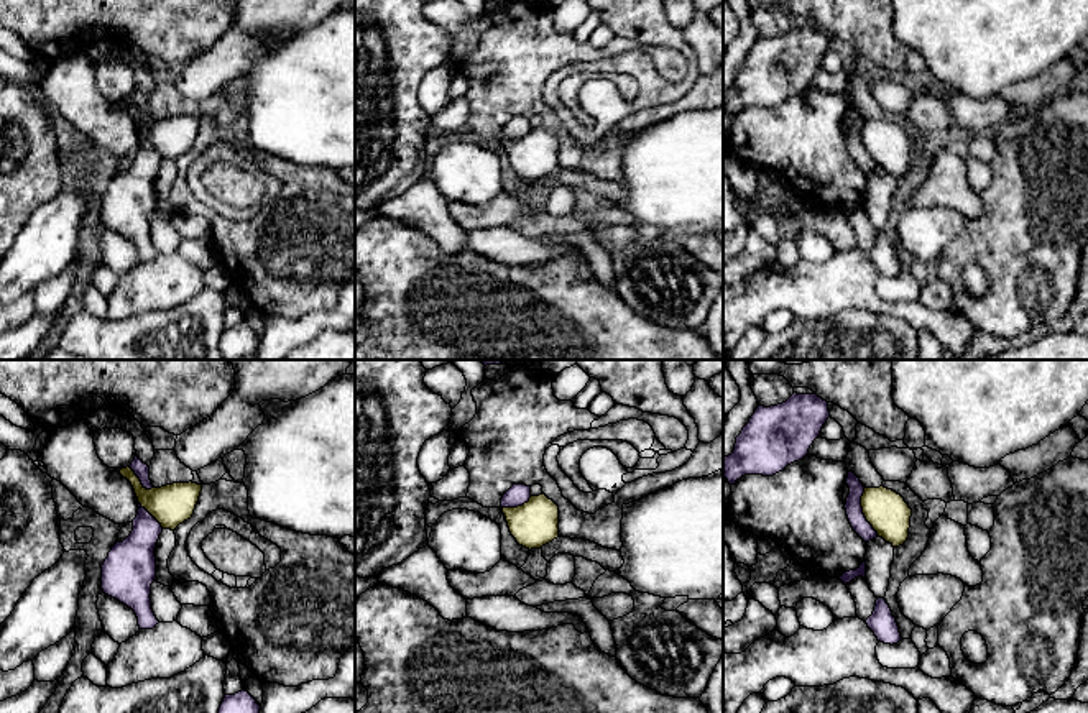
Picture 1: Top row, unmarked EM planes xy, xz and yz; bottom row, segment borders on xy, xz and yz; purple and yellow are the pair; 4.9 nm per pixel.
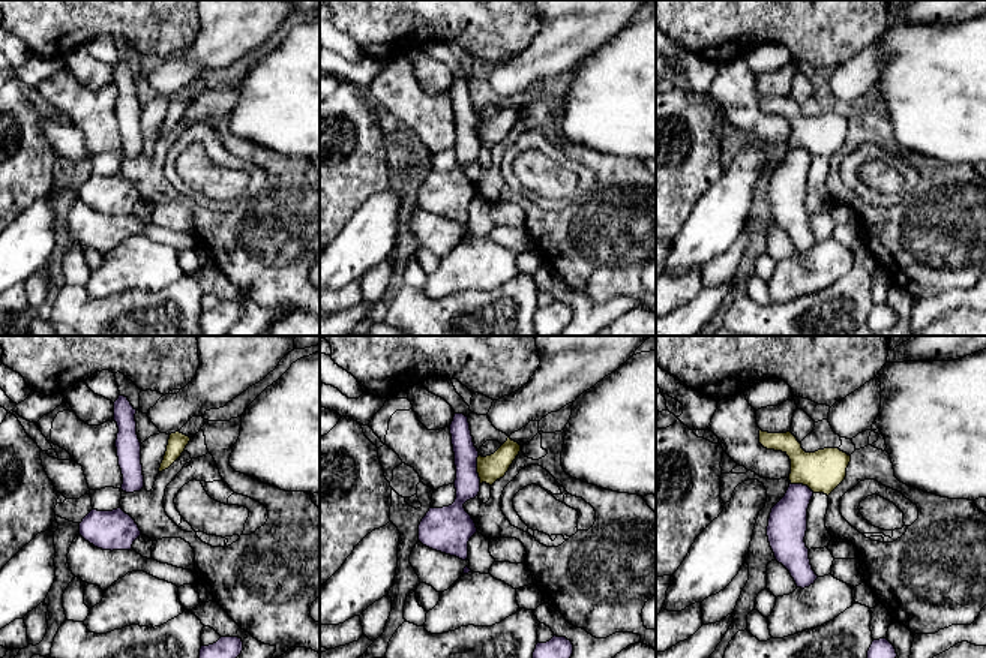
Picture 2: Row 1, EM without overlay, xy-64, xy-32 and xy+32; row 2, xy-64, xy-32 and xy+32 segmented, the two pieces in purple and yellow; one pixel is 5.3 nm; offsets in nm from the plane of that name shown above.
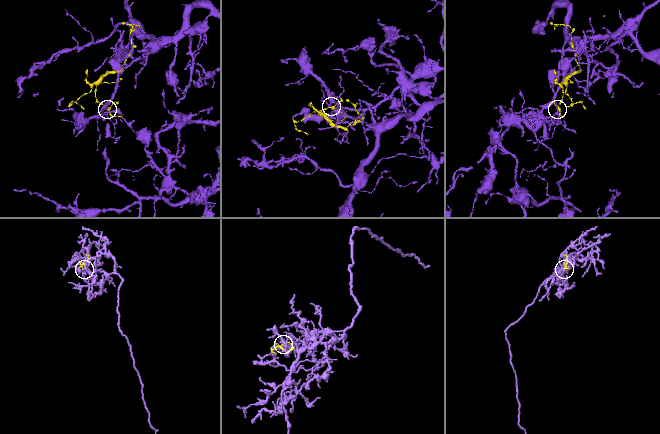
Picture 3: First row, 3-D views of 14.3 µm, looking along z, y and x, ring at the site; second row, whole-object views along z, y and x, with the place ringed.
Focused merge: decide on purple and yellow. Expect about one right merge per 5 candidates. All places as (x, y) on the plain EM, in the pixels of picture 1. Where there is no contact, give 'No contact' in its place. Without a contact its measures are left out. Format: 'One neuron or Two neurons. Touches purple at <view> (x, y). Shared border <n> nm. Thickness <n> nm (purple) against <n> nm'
Two neurons. Touches purple at yz (862, 145). Shared border 260 nm. Thickness 80 nm (purple) against 200 nm

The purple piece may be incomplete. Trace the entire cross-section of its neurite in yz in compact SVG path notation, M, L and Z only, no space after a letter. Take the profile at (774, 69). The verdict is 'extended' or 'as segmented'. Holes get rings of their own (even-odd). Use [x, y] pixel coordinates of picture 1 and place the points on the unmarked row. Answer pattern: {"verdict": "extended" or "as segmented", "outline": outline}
{"verdict": "as segmented", "outline": "M794 25L786 34L764 39L758 38L749 54L736 69L731 87L723 89L723 108L735 117L745 107L772 108L787 97L807 89L810 77L830 49L828 34L817 26Z"}

